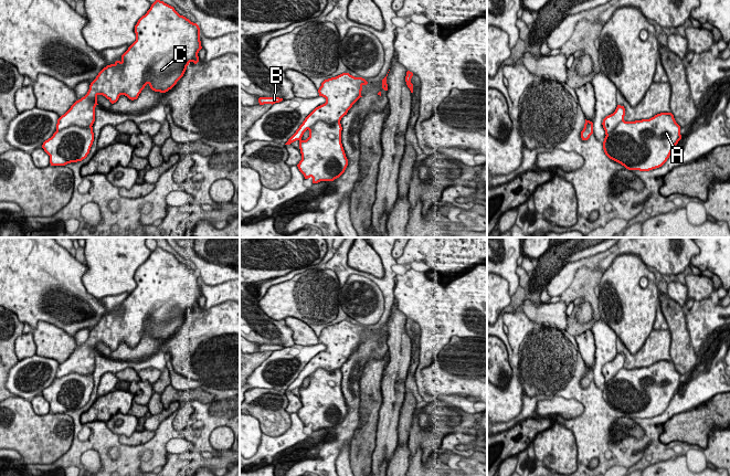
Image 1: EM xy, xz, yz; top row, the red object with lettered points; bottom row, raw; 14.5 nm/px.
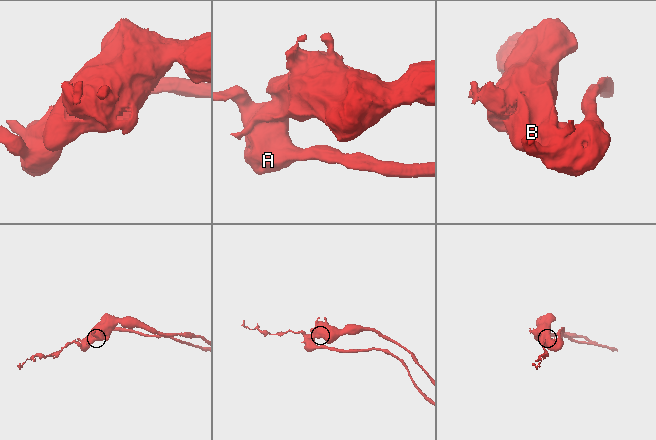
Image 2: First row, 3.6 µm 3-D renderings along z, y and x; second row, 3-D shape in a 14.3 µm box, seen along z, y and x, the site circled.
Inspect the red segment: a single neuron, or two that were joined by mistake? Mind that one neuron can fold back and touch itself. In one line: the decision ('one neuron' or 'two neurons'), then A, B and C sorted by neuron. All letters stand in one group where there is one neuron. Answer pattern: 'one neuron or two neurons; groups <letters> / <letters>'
two neurons; groups A B / C

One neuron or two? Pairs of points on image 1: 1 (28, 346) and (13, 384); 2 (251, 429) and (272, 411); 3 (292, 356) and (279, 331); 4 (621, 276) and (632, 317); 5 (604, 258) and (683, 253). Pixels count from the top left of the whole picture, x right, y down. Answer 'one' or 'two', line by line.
1: two
2: two
3: two
4: one
5: one

